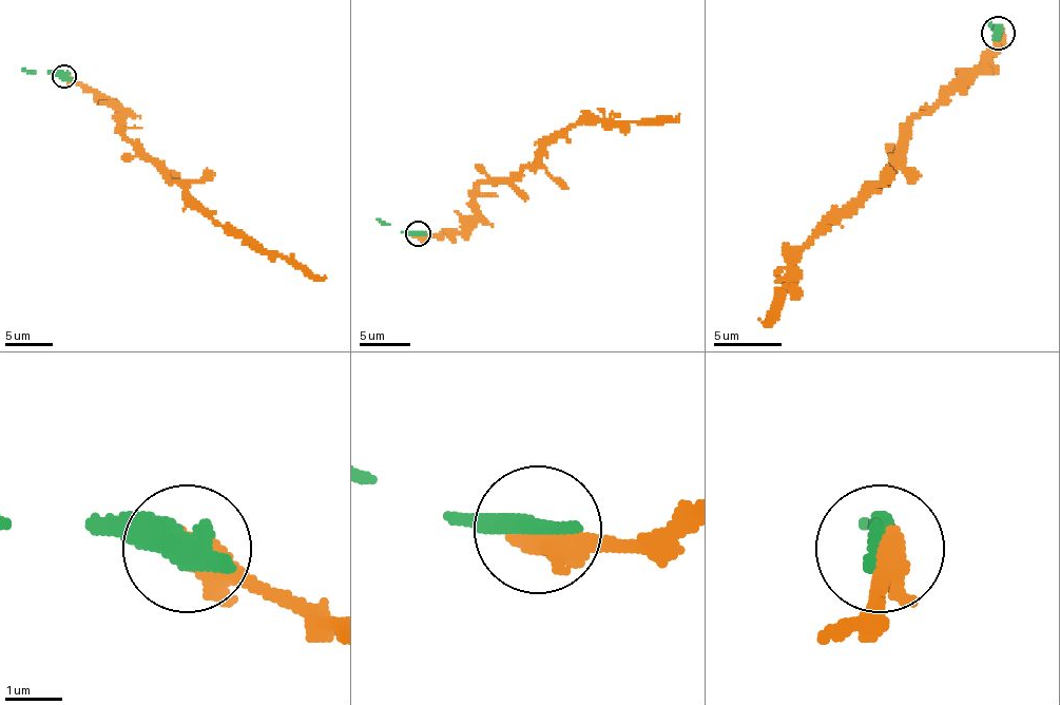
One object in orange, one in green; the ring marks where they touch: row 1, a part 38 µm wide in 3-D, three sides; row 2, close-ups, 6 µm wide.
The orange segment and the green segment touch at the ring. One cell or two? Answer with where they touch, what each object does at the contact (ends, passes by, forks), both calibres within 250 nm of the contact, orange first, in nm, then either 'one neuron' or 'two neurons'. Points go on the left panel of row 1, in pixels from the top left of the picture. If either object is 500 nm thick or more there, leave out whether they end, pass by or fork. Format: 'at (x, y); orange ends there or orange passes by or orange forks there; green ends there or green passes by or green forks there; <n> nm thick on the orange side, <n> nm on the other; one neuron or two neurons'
at (64, 76); 360 nm thick on the orange side, 550 nm on the other; one neuron

